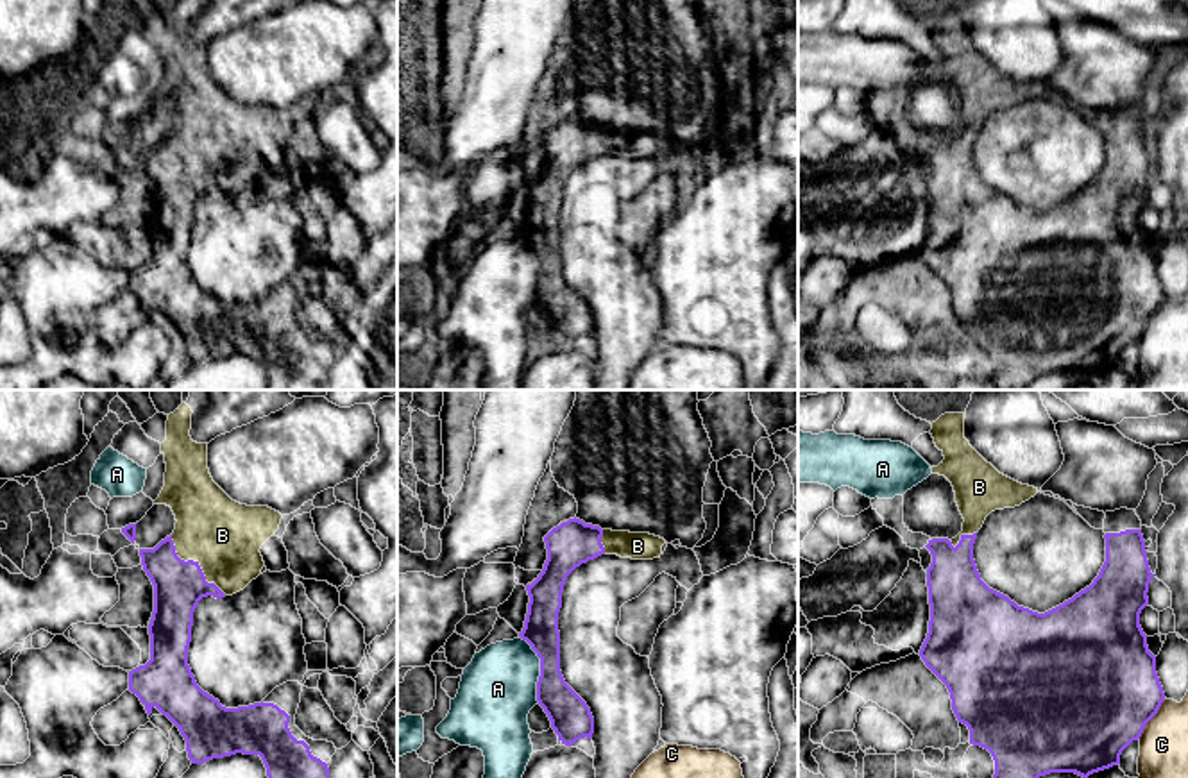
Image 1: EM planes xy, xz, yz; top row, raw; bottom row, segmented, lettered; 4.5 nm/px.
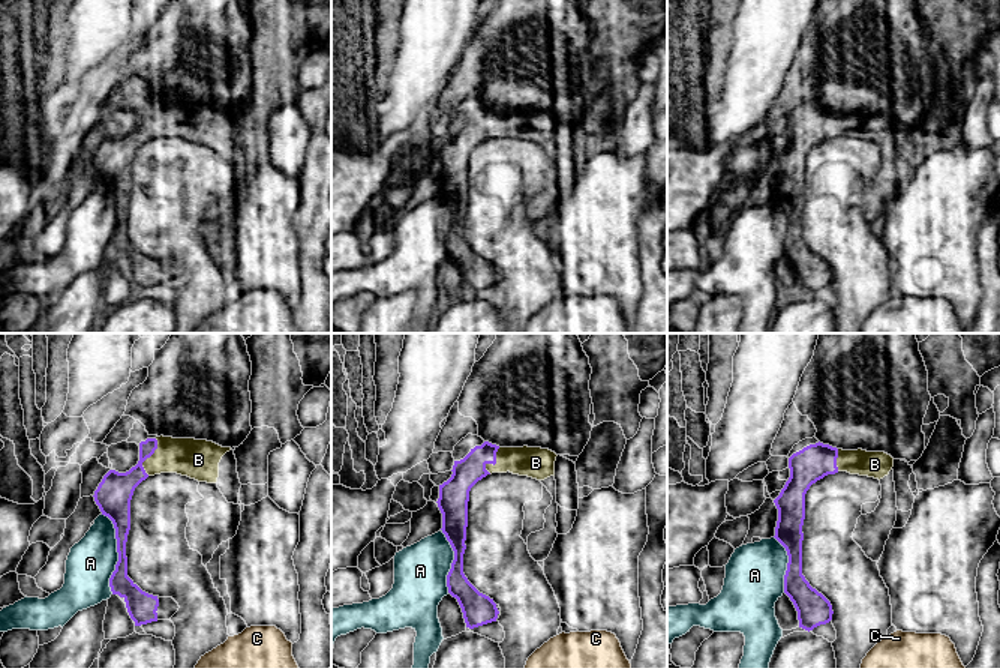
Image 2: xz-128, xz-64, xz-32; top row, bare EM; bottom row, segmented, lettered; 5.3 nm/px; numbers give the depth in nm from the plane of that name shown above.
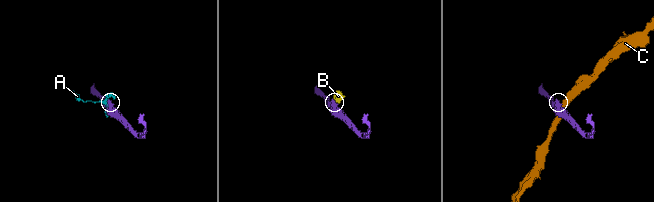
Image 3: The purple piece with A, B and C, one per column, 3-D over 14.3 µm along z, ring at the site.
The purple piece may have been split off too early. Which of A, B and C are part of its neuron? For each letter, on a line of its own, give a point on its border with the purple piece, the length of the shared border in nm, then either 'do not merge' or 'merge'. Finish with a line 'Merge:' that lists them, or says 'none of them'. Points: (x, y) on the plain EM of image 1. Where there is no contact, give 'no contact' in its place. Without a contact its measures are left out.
A: xz (541, 269) | 320 nm | do not merge
B: xy (195, 161) | 380 nm | merge
C: yz (1153, 315) | 220 nm | do not merge
Merge: B

